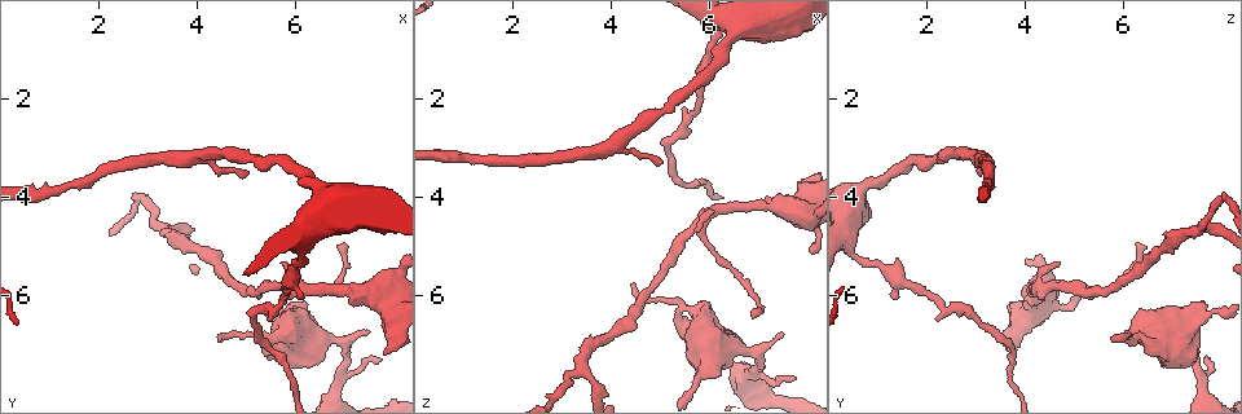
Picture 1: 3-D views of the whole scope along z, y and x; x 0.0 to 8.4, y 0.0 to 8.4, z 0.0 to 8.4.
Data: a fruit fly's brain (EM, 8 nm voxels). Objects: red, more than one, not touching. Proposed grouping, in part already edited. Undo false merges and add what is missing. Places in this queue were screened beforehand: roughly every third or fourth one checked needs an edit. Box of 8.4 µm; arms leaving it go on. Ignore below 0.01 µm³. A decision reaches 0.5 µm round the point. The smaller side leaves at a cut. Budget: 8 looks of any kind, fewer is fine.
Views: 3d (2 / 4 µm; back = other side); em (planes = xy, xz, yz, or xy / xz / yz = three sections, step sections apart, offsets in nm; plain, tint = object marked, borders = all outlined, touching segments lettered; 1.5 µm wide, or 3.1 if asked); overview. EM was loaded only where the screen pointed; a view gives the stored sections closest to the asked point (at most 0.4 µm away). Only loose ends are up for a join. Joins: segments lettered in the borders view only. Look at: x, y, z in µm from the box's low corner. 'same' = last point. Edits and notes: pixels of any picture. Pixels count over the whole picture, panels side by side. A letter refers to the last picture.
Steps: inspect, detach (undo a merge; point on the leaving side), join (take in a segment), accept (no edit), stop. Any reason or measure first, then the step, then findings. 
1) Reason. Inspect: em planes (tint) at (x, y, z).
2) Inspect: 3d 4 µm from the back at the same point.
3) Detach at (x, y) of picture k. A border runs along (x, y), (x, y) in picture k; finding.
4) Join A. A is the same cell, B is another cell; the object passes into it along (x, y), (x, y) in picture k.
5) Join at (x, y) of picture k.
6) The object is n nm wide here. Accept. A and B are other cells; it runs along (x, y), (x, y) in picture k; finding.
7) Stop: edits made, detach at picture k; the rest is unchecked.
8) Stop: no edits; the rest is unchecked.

Free end. Inspect: em planes (borders) at (7.50, 6.75, 6.80).

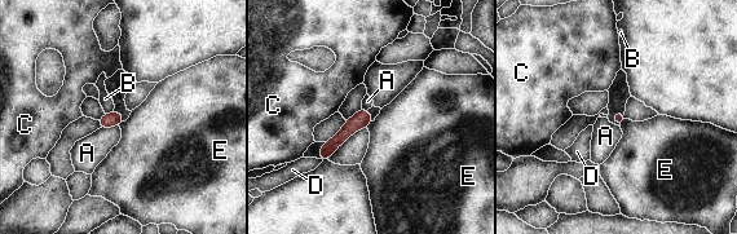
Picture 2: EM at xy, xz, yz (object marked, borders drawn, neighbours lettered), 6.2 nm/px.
Accept. A, B, C, D and E are other cells; it runs along (367, 116), (354, 123), (323, 155) in picture 2; none of them fits.

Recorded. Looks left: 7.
Sharp bend. Inspect: 3d 2 µm at (2.90, 4.10, 7.95).

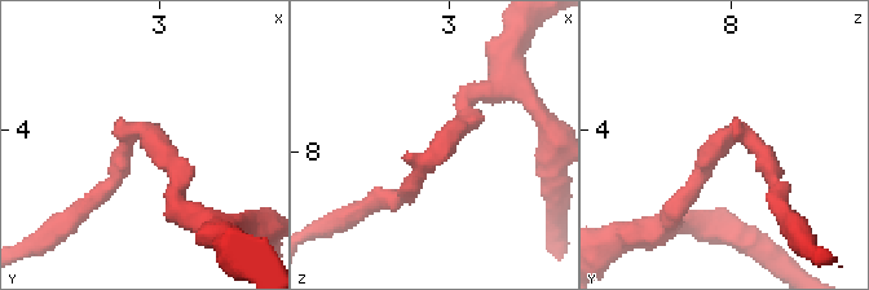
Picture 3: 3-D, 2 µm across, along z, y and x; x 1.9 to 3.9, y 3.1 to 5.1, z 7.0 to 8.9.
Shape alone is not enough. Inspect: em xz step 8 (borders) at (2.94, 4.06, 7.94).

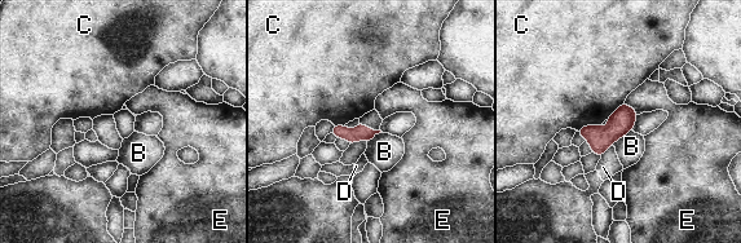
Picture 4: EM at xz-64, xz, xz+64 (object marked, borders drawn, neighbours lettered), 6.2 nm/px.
Accept. B, C, D and E are other cells; a border runs along (612, 144), (601, 157) in picture 4; one neuron here.

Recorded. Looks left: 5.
Thick turns thin. Inspect: 3d 4 µm at (6.55, 3.95, 0.70).

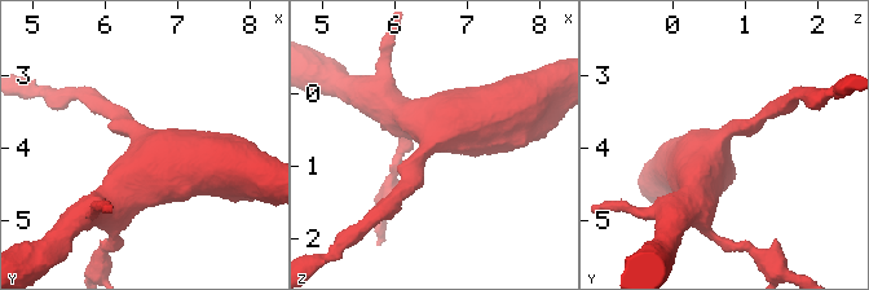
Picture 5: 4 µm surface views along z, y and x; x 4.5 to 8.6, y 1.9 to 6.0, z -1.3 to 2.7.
Inspect: em planes (borders) at (6.55, 3.90, 0.65).

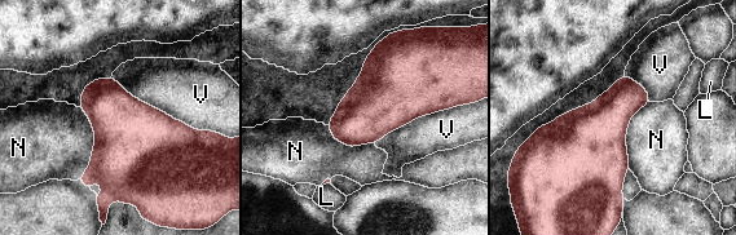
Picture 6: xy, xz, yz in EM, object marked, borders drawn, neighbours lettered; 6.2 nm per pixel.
Accept. L, N and V are other cells; a border runs along (80, 106), (95, 147), (79, 178) in picture 6; all the same neuron.

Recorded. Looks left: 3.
Stop: no edits; the rest is unchecked.

